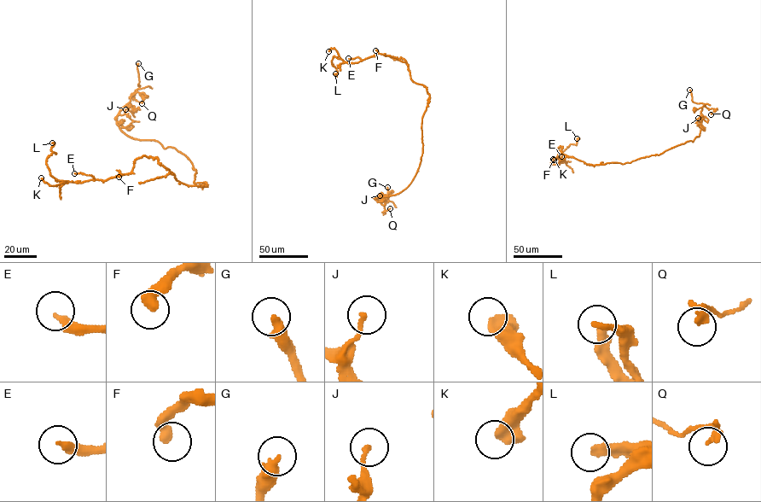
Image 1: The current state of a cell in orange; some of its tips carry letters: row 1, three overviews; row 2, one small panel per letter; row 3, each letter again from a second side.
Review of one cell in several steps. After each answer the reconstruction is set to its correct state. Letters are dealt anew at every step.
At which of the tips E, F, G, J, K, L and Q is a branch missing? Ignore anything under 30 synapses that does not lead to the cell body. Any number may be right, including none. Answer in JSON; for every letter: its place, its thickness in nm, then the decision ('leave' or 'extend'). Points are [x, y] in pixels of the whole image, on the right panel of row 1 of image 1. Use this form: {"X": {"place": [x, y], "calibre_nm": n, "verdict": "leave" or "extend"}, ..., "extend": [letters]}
{"E": {"place": [561, 156], "calibre_nm": 280, "verdict": "leave"}, "F": {"place": [553, 159], "calibre_nm": 440, "verdict": "leave"}, "G": {"place": [689, 90], "calibre_nm": 400, "verdict": "extend"}, "J": {"place": [698, 118], "calibre_nm": 170, "verdict": "leave"}, "K": {"place": [554, 160], "calibre_nm": 440, "verdict": "leave"}, "L": {"place": [577, 138], "calibre_nm": 360, "verdict": "leave"}, "Q": {"place": [711, 114], "calibre_nm": 130, "verdict": "leave"}, "extend": ["G"]}

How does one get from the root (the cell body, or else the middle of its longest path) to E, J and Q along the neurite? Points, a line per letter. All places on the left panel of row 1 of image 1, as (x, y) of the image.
E: (201, 183), (206, 186), (181, 183), (156, 158), (143, 155), (135, 160), (130, 172), (107, 180), (74, 173)
J: (201, 183), (194, 184), (193, 163), (176, 148), (128, 137), (117, 122), (125, 109)
Q: (201, 183), (194, 184), (195, 169), (180, 151), (120, 129), (117, 115), (136, 90), (142, 103)

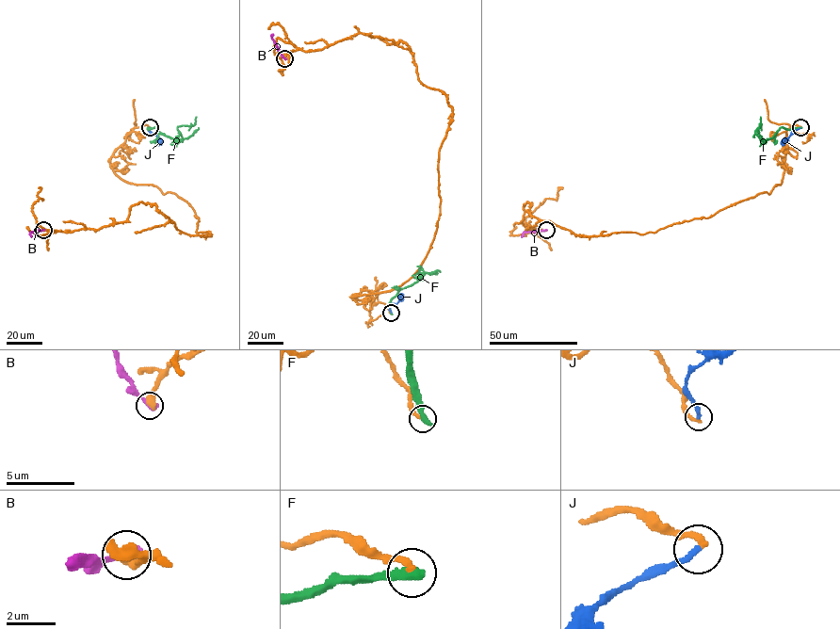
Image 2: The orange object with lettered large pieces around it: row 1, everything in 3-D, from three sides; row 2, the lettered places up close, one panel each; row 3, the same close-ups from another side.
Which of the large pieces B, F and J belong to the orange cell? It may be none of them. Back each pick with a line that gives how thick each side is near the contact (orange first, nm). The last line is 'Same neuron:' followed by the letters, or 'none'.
J: 240 nm thick on the orange side, 240 nm on the other
Same neuron: J

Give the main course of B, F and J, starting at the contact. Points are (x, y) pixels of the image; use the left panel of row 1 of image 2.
B: (43, 230), (30, 232), (31, 237)
F: (149, 127), (181, 139), (177, 127), (193, 125), (196, 117)
J: (149, 127), (148, 130), (161, 139)

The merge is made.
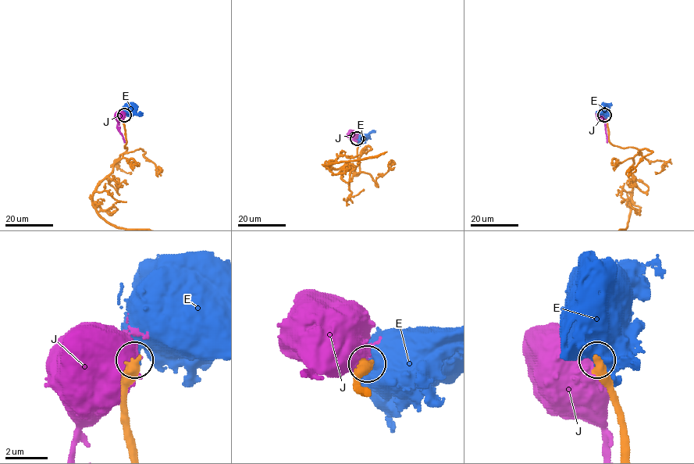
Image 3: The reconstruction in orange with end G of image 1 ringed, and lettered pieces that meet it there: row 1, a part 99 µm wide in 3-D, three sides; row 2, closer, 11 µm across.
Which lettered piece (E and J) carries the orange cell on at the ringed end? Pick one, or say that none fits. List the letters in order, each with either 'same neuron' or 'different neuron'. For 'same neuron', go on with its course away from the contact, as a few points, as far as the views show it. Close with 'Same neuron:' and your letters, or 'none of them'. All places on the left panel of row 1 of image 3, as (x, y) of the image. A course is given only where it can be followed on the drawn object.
E: same neuron
J: different neuron
Same neuron: E

